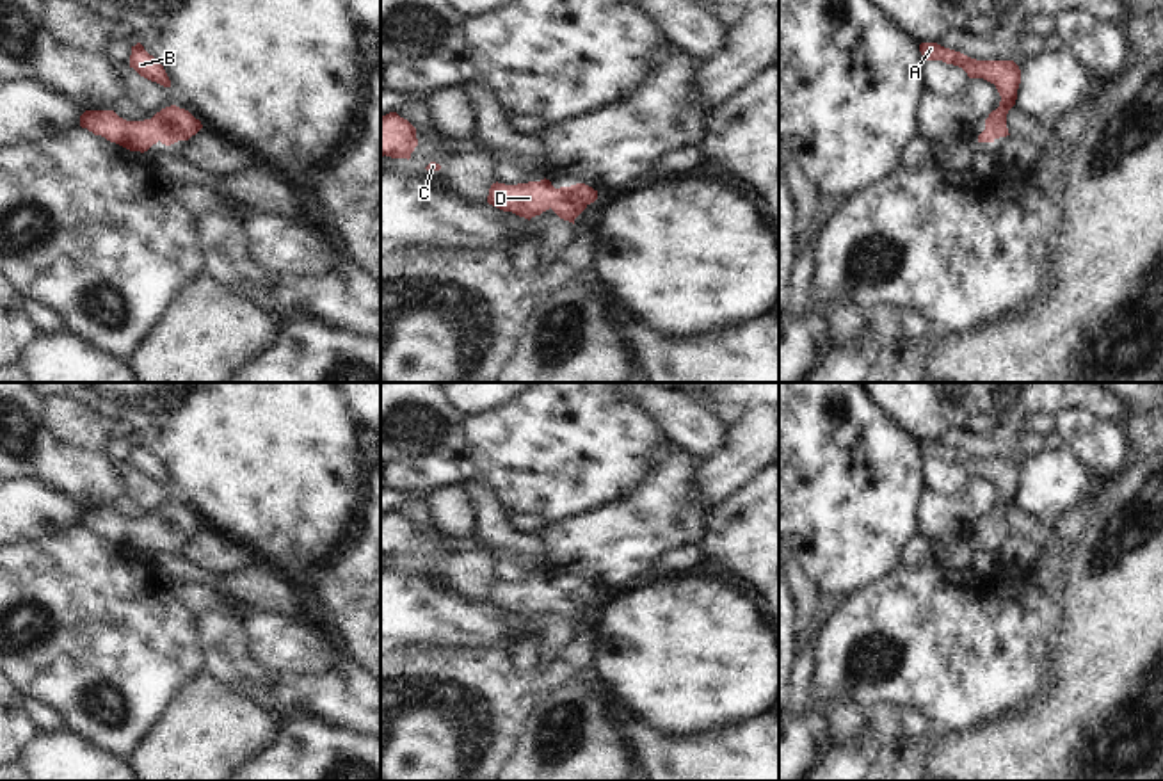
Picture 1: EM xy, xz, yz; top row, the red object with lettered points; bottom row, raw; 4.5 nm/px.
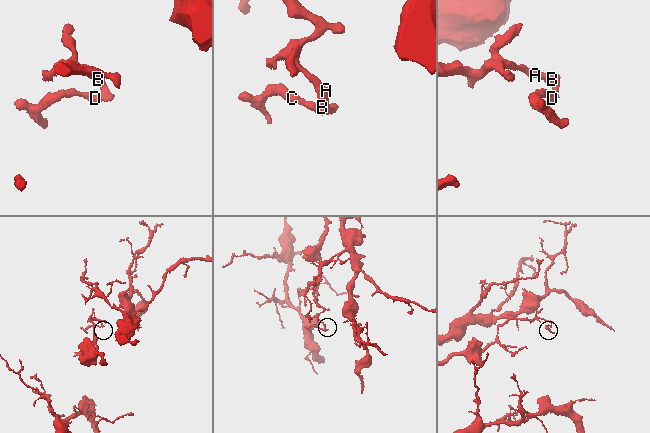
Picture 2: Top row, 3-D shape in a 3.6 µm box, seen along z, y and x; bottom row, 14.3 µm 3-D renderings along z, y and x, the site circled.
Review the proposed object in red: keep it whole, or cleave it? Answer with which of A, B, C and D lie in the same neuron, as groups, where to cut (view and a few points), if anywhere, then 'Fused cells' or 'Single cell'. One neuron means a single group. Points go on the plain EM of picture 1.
Groups: A B C D. No split. Single cell

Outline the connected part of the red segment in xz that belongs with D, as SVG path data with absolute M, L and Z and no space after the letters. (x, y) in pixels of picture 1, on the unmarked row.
M549 578L517 584L493 582L487 601L532 617L546 608L553 608L560 617L574 623L574 617L598 598L598 589L585 582L555 587Z

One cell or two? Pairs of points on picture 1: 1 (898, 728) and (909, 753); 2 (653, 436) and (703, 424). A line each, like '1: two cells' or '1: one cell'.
1: two cells
2: two cells

